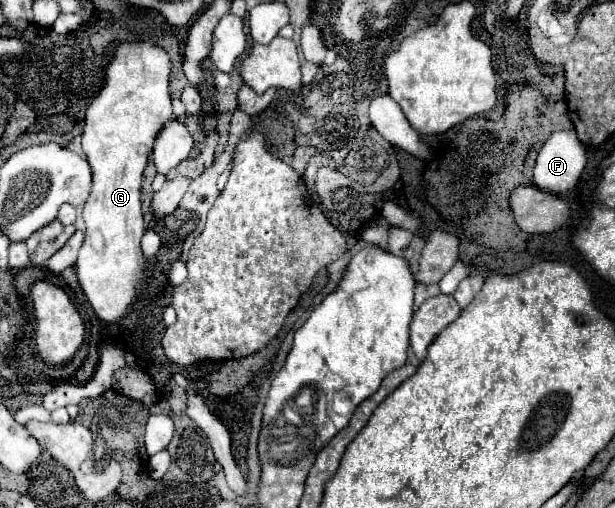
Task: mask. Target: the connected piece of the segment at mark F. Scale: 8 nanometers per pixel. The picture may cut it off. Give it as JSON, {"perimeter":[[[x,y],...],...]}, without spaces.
{"perimeter":[[[575,128],[553,132],[537,154],[533,186],[549,194],[567,192],[575,188],[585,164],[585,146],[577,138]]]}

